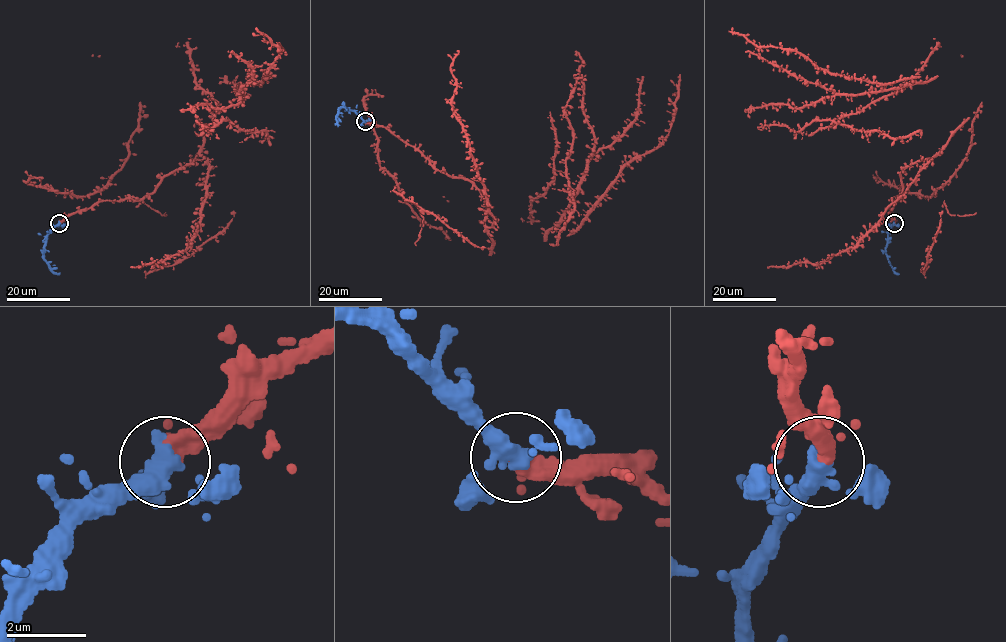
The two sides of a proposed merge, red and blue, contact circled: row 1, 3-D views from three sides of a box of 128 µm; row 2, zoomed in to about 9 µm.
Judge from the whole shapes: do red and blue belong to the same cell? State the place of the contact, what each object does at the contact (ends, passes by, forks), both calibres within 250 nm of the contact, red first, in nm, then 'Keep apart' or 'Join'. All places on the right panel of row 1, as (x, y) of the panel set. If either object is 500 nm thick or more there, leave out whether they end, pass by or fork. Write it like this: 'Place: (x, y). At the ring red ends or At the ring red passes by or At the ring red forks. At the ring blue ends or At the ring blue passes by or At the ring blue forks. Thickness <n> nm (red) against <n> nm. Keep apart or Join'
Place: (894, 223). At the ring red passes by. At the ring blue forks. Thickness 320 nm (red) against 320 nm. Join

